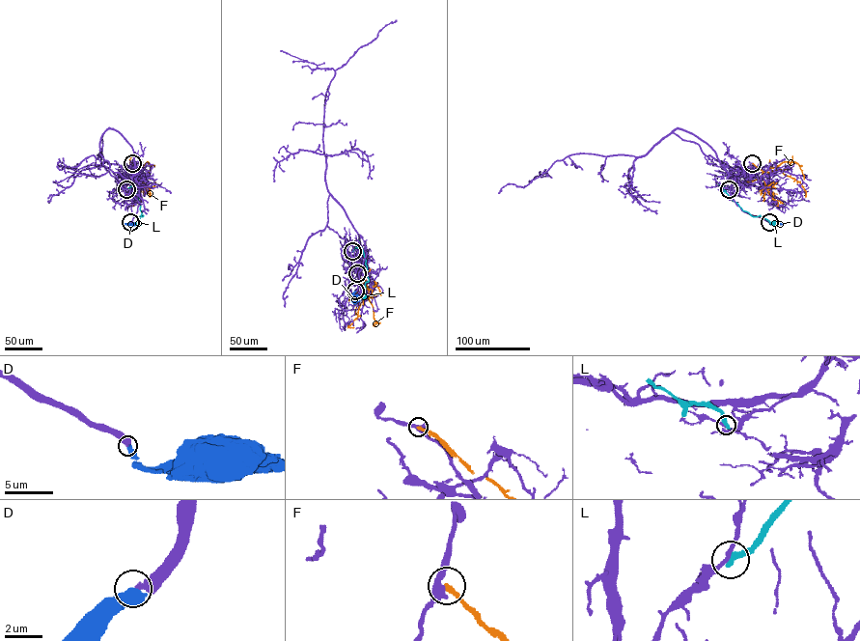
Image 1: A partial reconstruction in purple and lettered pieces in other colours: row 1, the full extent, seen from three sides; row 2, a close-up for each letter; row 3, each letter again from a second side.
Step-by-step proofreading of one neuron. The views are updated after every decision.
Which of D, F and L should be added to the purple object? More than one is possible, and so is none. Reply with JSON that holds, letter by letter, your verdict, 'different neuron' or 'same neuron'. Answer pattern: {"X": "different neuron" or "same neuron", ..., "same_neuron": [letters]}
{"D": "same neuron", "F": "different neuron", "L": "different neuron", "same_neuron": ["D"]}

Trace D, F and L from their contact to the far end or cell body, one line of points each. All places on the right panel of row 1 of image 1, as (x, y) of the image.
D: (769, 222), (782, 224)
F: (752, 163), (762, 171), (771, 173), (780, 169), (800, 183), (805, 197)
L: (729, 189), (726, 188), (726, 192), (744, 210), (777, 224)

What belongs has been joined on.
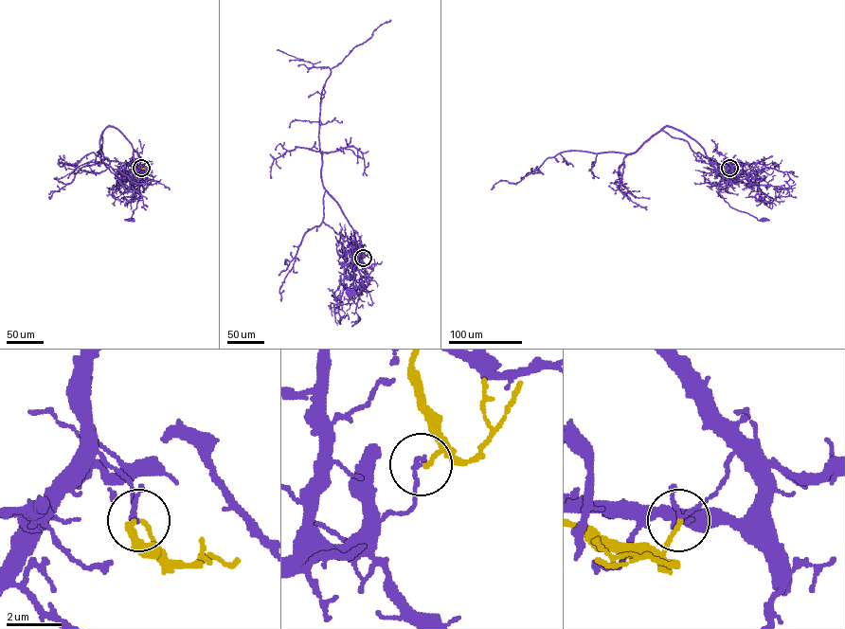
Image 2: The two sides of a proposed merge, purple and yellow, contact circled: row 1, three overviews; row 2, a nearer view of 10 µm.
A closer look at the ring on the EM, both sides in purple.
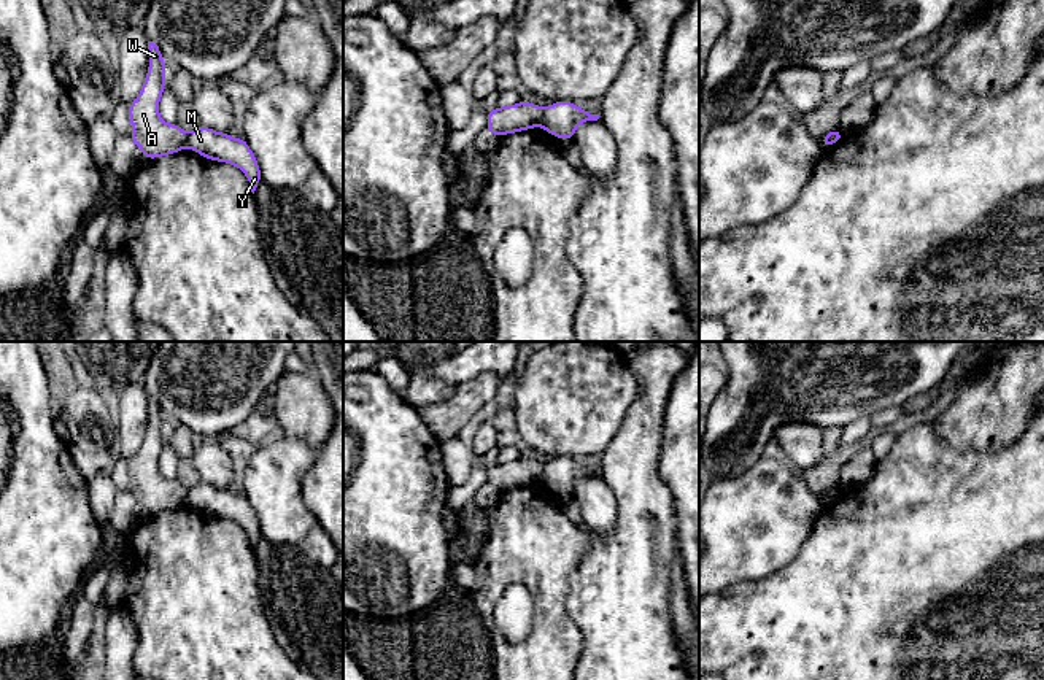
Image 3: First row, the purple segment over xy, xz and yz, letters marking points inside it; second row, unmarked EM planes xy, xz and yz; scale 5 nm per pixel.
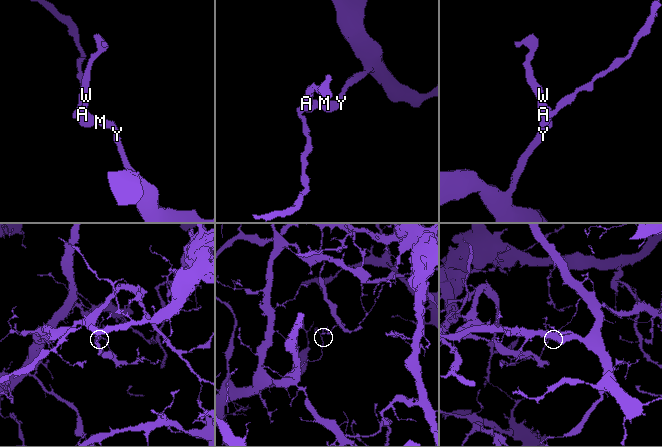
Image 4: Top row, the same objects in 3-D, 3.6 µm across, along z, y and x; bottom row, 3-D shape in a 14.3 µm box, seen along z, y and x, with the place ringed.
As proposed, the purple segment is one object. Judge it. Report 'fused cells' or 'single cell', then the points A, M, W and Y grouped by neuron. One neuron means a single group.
fused cells; groups A W / M Y

